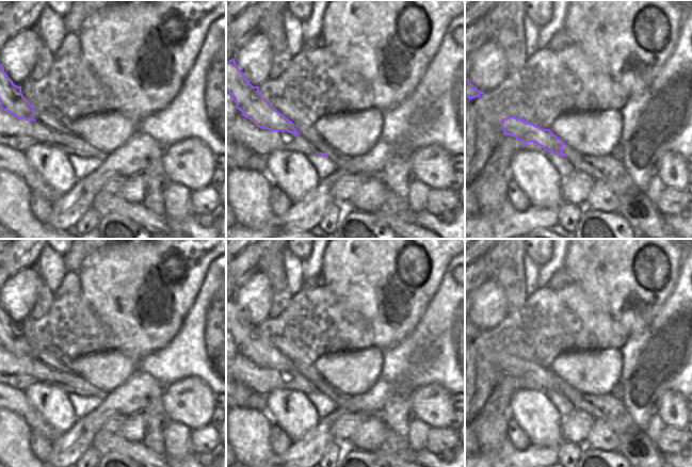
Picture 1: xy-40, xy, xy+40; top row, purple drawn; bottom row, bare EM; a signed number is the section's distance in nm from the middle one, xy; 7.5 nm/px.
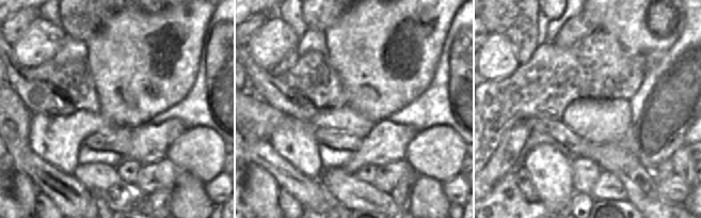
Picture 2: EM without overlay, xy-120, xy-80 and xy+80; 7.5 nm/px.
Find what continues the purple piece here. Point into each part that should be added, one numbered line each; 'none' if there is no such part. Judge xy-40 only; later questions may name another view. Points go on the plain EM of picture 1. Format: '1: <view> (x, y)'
none

